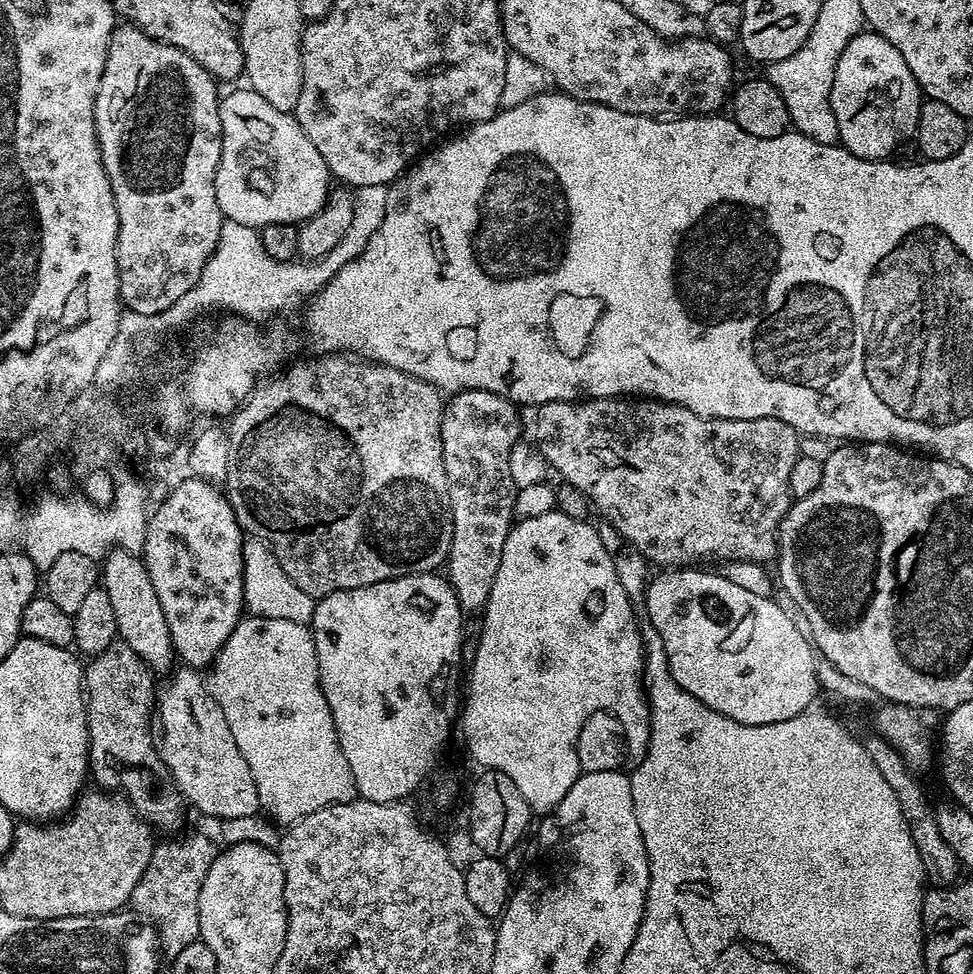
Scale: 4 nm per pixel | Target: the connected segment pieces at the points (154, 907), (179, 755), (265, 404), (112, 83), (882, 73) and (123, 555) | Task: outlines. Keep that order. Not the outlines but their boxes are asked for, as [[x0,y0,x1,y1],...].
[[130,830,218,945],[156,667,261,819],[226,354,452,598],[94,22,226,317],[832,30,922,160],[102,548,178,674]]

